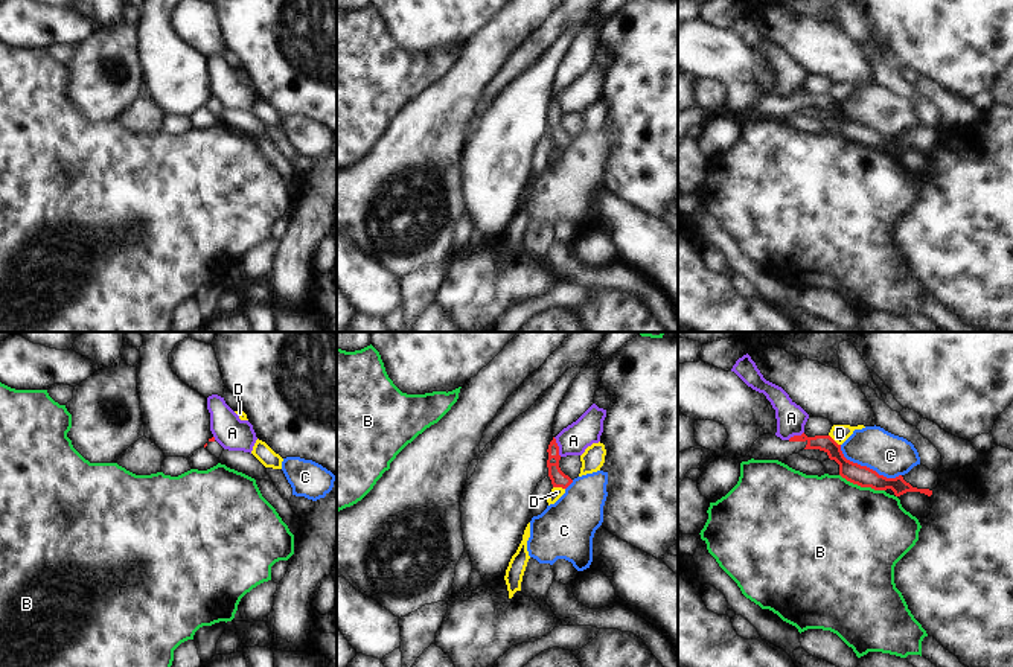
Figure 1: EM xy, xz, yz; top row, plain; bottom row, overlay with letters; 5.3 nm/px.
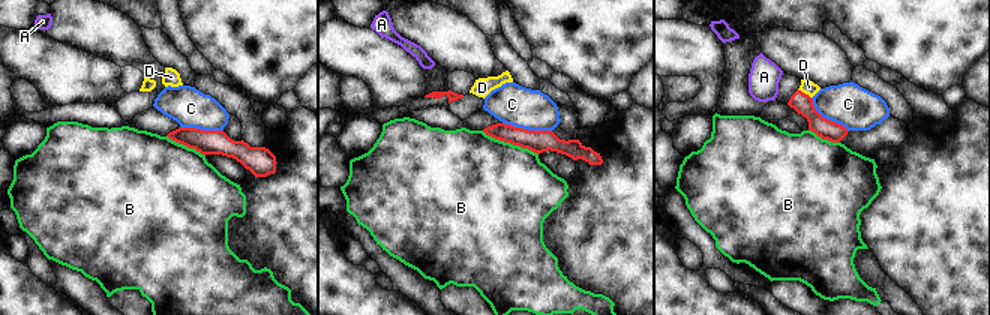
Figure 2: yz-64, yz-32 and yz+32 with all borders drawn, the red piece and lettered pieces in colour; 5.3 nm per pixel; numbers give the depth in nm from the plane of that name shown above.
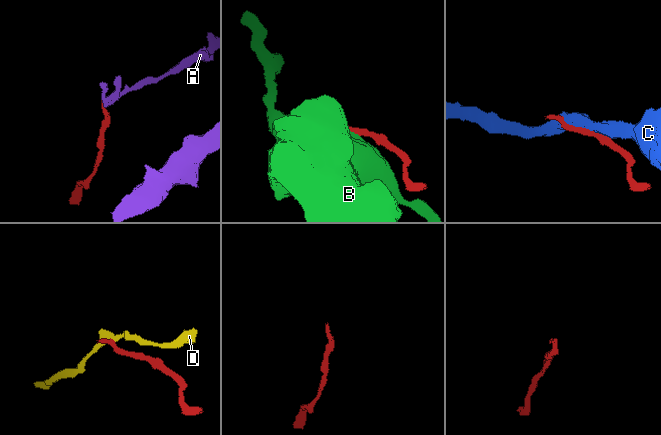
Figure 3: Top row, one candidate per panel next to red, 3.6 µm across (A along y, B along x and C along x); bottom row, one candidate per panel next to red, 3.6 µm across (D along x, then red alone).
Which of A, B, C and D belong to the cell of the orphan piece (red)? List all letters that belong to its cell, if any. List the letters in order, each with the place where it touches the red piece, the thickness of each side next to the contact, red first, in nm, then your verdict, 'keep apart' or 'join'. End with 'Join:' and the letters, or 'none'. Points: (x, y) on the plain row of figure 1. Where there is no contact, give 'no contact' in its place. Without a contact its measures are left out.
A: meets red in xz at (558, 105); 80 nm thick on the red side, 160 nm on the other; keep apart
B: meets red in yz at (862, 145); 110 nm thick on the red side, 500 nm on the other; keep apart
C: meets red in yz at (866, 125); 110 nm thick on the red side, 220 nm on the other; keep apart
D: meets red in xz at (559, 145); 80 nm thick on the red side, 60 nm on the other; keep apart
Join: none

